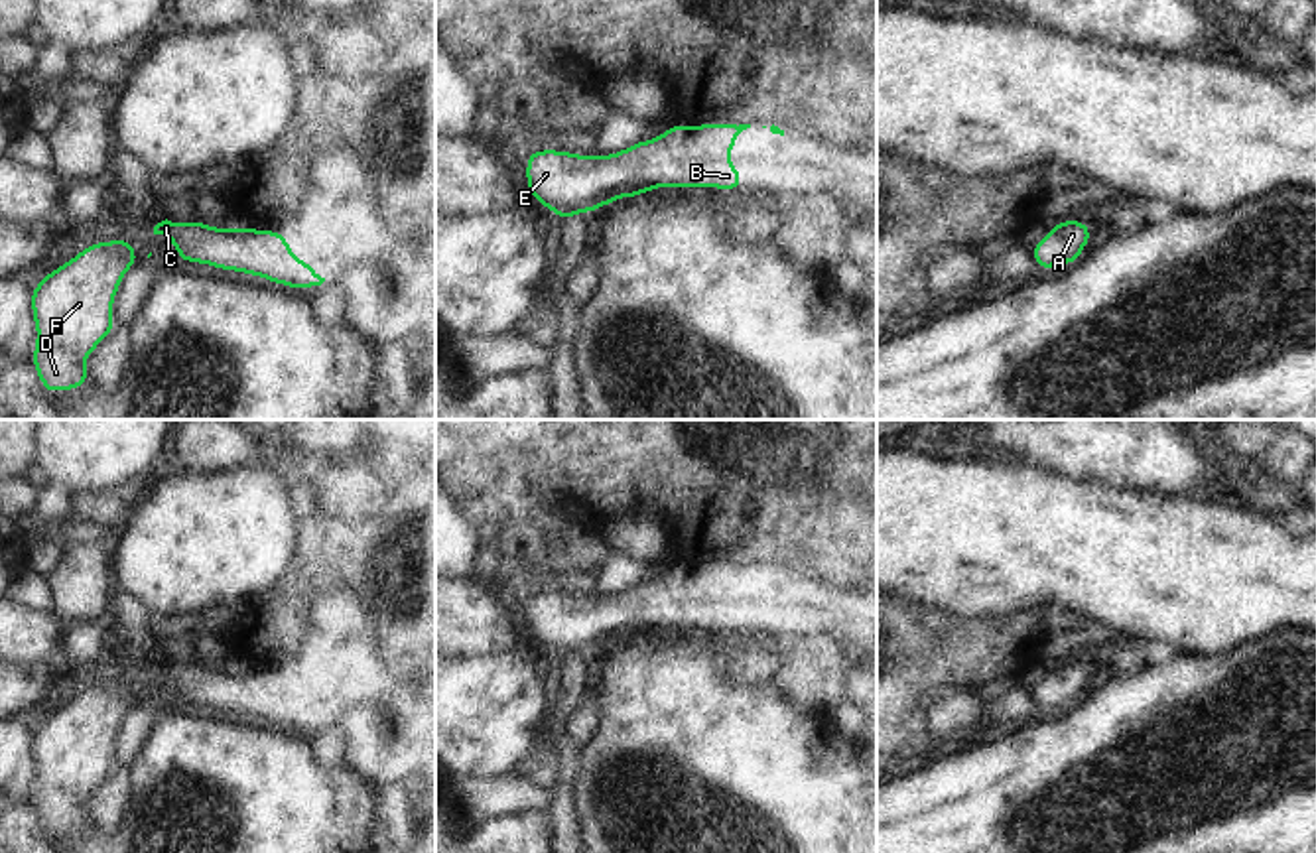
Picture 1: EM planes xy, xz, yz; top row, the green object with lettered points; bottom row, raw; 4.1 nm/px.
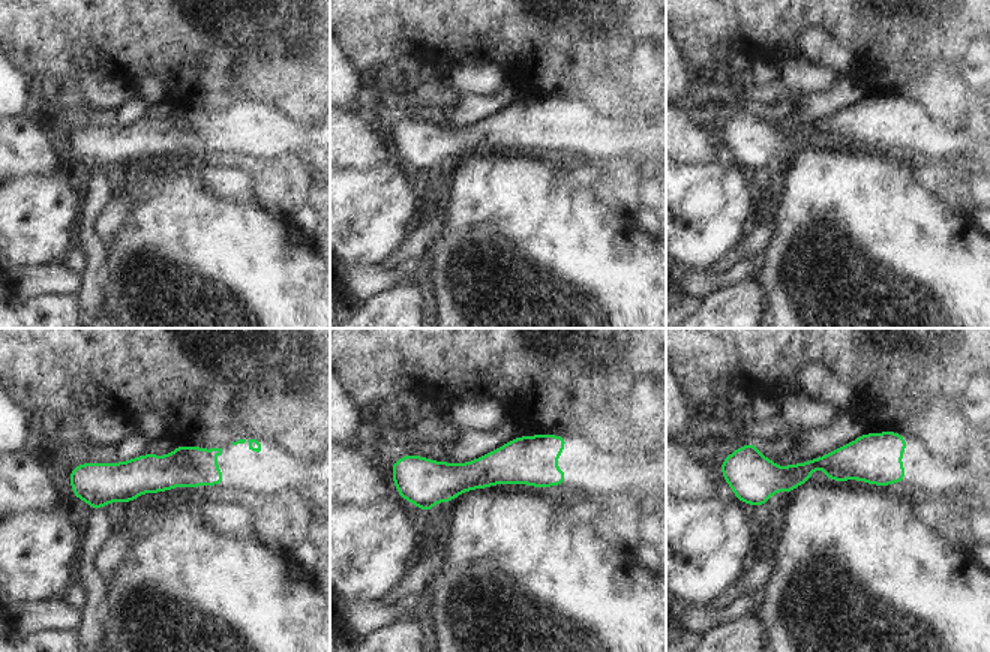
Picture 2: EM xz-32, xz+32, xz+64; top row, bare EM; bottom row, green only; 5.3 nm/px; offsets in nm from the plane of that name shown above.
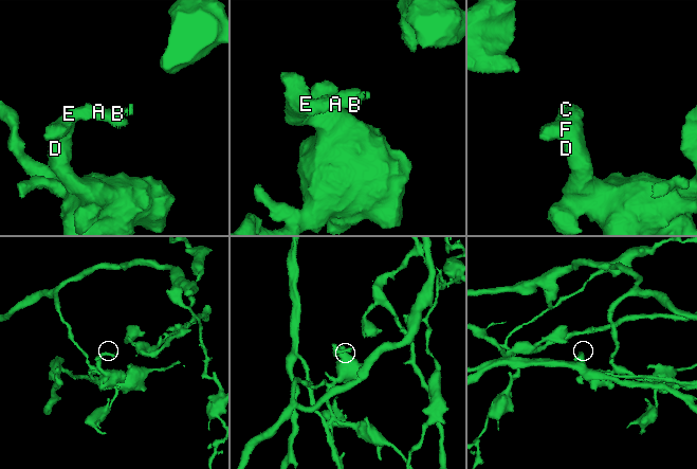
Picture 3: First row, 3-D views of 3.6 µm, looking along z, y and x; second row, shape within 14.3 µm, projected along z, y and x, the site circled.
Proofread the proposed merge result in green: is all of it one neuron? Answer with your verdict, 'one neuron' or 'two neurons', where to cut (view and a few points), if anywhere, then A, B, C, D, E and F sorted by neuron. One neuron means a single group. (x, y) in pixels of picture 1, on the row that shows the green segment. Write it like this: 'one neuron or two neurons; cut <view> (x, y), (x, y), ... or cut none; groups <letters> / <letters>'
one neuron; cut none; groups A B C D E F

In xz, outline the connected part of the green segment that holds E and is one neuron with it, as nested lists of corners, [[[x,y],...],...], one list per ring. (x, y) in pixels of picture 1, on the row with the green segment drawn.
[[[674,124],[654,140],[640,140],[611,156],[579,156],[561,150],[534,150],[526,158],[530,197],[559,219],[591,213],[623,197],[640,197],[658,187],[713,187],[739,191],[743,173],[727,160],[735,140],[751,124]]]

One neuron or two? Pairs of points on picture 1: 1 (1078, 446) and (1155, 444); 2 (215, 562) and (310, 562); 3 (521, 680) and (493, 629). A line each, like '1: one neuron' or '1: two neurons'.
1: one neuron
2: two neurons
3: two neurons

